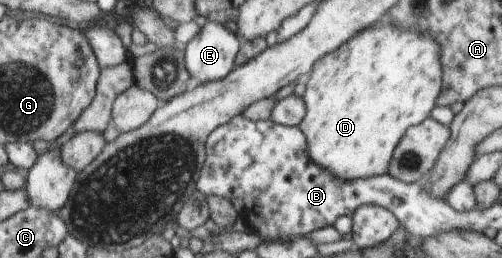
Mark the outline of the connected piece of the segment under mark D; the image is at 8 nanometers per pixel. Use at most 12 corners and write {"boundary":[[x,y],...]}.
{"boundary":[[392,22],[309,74],[298,125],[343,180],[430,117],[441,44]]}

